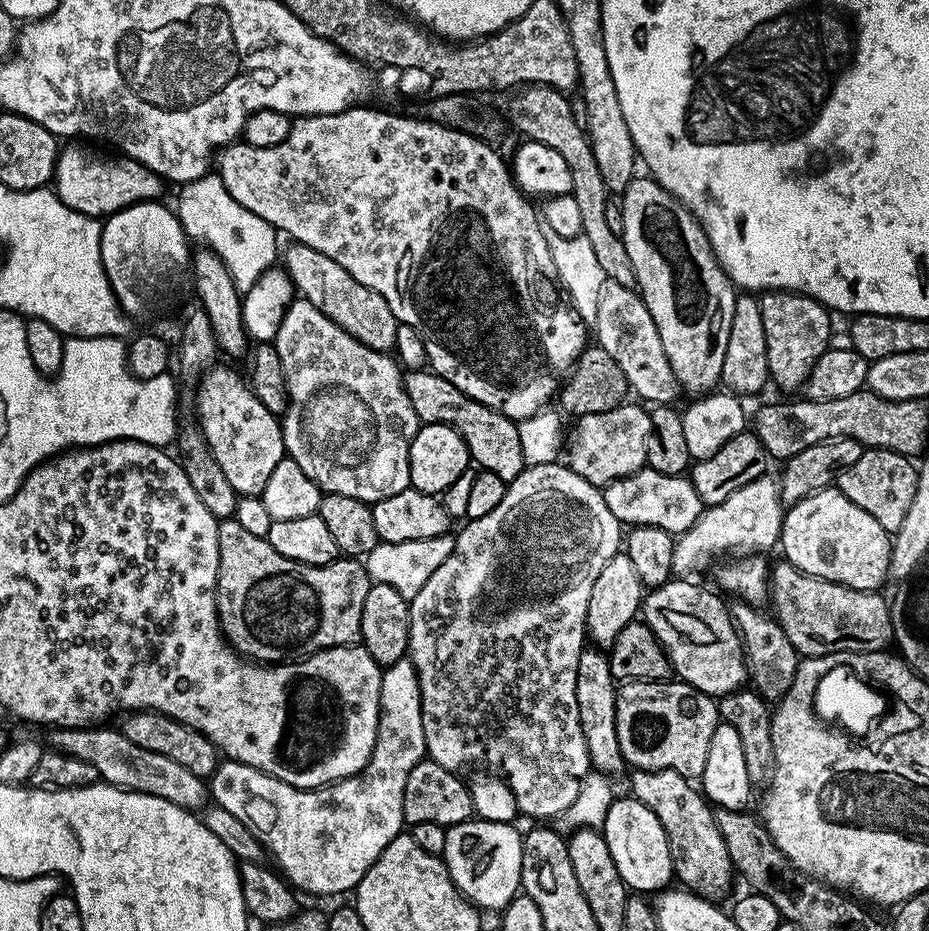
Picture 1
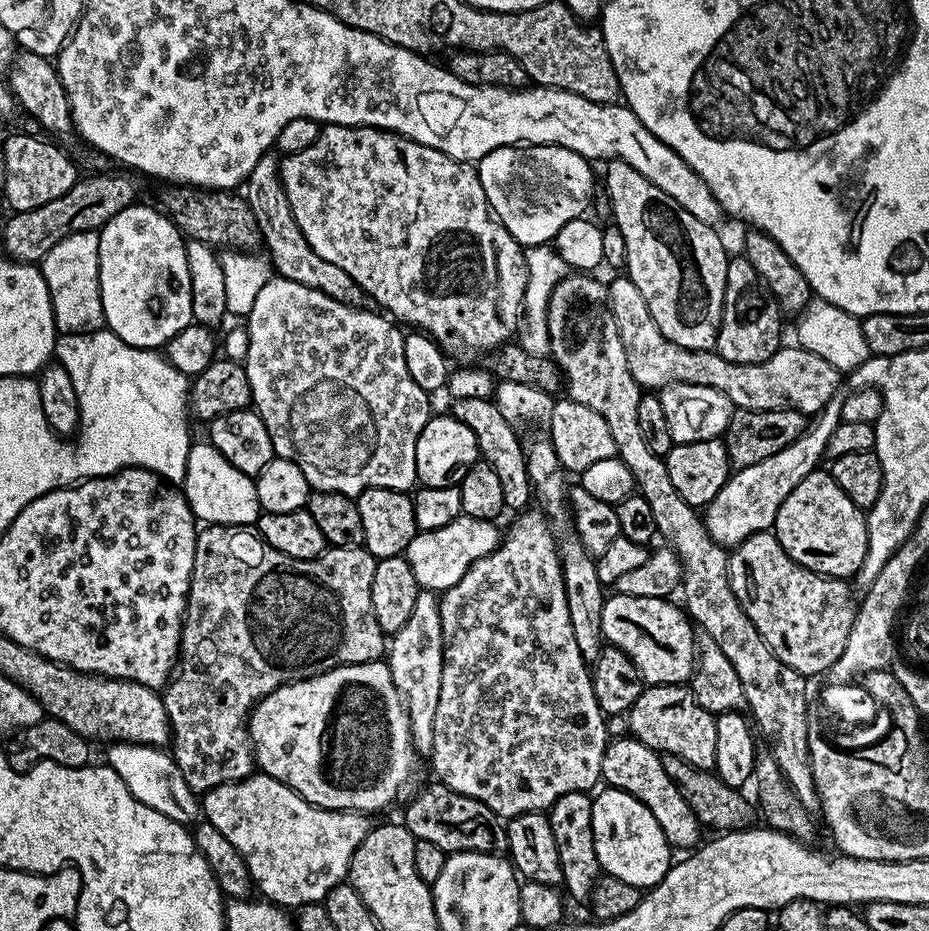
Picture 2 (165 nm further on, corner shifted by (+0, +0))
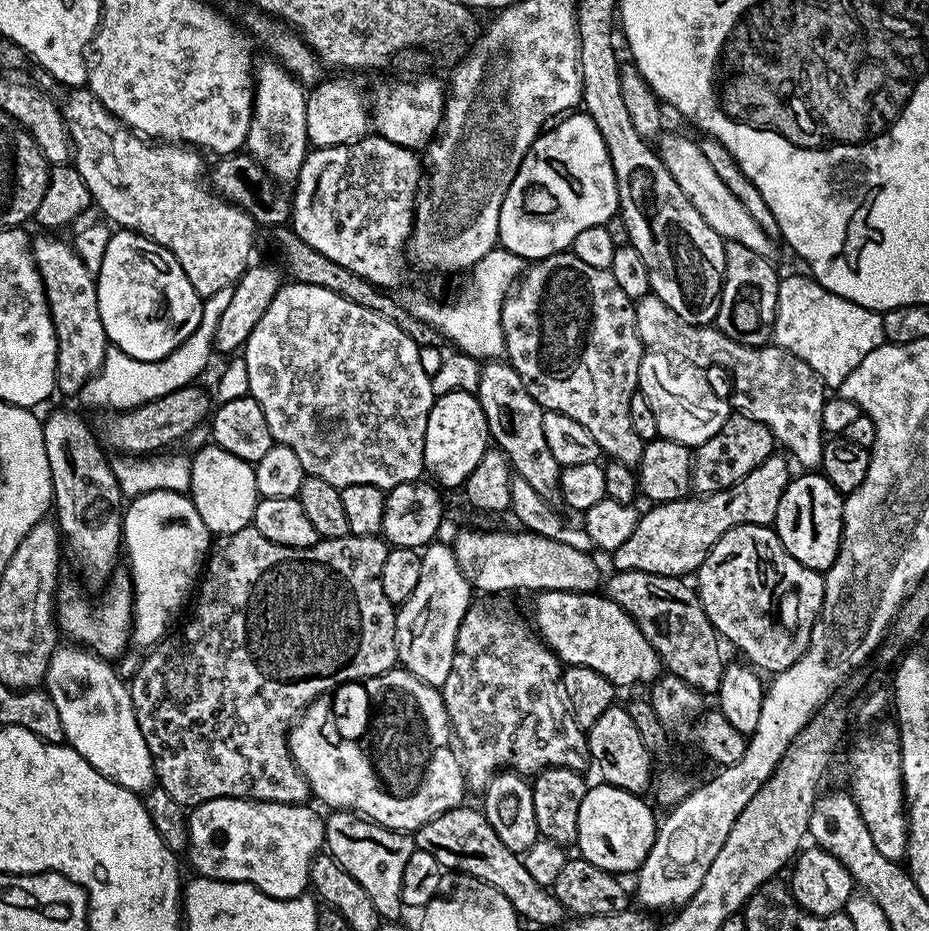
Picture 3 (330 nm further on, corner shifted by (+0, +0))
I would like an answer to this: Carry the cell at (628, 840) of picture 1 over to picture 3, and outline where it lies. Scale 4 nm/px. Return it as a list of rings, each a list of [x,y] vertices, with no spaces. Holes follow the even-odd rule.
[[[603,782],[597,785],[589,787],[579,806],[576,843],[579,855],[607,872],[635,873],[646,854],[650,854],[650,846],[654,846],[658,816],[652,813],[653,805],[648,805],[637,793]]]

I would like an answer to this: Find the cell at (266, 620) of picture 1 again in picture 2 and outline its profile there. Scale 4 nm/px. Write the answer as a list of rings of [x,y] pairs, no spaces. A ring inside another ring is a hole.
[[[209,524],[197,531],[194,570],[188,591],[188,605],[184,611],[184,625],[180,631],[180,654],[168,683],[162,689],[162,699],[172,727],[170,755],[178,766],[178,770],[182,770],[182,778],[186,778],[193,792],[203,794],[212,788],[223,784],[233,784],[235,780],[245,780],[247,776],[253,775],[254,757],[246,725],[252,709],[263,696],[294,680],[303,680],[306,676],[317,676],[320,672],[338,666],[378,660],[385,655],[386,634],[378,626],[378,618],[374,618],[374,602],[370,602],[370,586],[374,586],[376,561],[376,557],[371,556],[367,548],[363,546],[359,548],[329,547],[312,560],[290,558],[282,554],[282,550],[274,550],[274,546],[267,544],[251,527]]]

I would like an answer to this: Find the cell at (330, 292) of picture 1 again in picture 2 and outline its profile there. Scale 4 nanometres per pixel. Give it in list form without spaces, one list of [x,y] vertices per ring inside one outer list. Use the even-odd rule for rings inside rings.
[[[269,154],[258,158],[258,166],[254,166],[254,170],[250,170],[248,175],[246,181],[247,188],[246,199],[248,205],[250,210],[254,210],[254,218],[258,218],[260,238],[263,247],[265,249],[268,247],[266,256],[277,277],[289,280],[290,282],[298,282],[302,286],[317,288],[320,292],[324,292],[330,298],[334,298],[343,304],[352,304],[359,301],[356,299],[361,299],[362,293],[360,287],[354,282],[354,278],[350,278],[350,274],[346,274],[346,270],[342,270],[342,266],[334,266],[330,262],[318,258],[318,254],[314,254],[314,250],[306,242],[302,230],[296,225],[296,219],[292,217],[288,199],[284,197],[284,187],[280,181],[280,160],[275,155]]]

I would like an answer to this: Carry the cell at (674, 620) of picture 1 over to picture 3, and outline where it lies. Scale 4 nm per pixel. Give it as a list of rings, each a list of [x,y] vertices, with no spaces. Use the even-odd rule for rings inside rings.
[[[541,592],[535,600],[537,628],[535,631],[560,659],[561,665],[577,664],[590,670],[598,670],[598,674],[610,678],[610,682],[621,689],[628,688],[631,684],[651,685],[661,675],[660,656],[654,650],[654,646],[650,646],[642,630],[613,600],[609,600],[607,595],[590,592]]]

